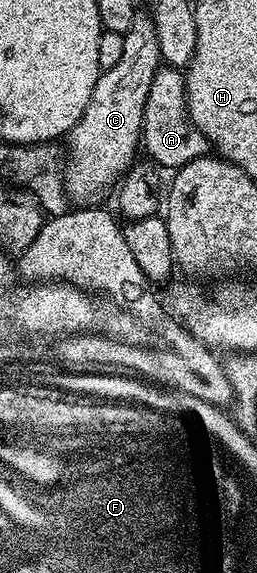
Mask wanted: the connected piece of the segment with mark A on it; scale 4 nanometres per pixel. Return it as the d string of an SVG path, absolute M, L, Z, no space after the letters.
M163 64L156 71L152 85L148 87L148 99L144 103L141 148L159 170L177 171L188 163L207 156L211 152L210 141L190 121L186 110L186 79L181 68Z

